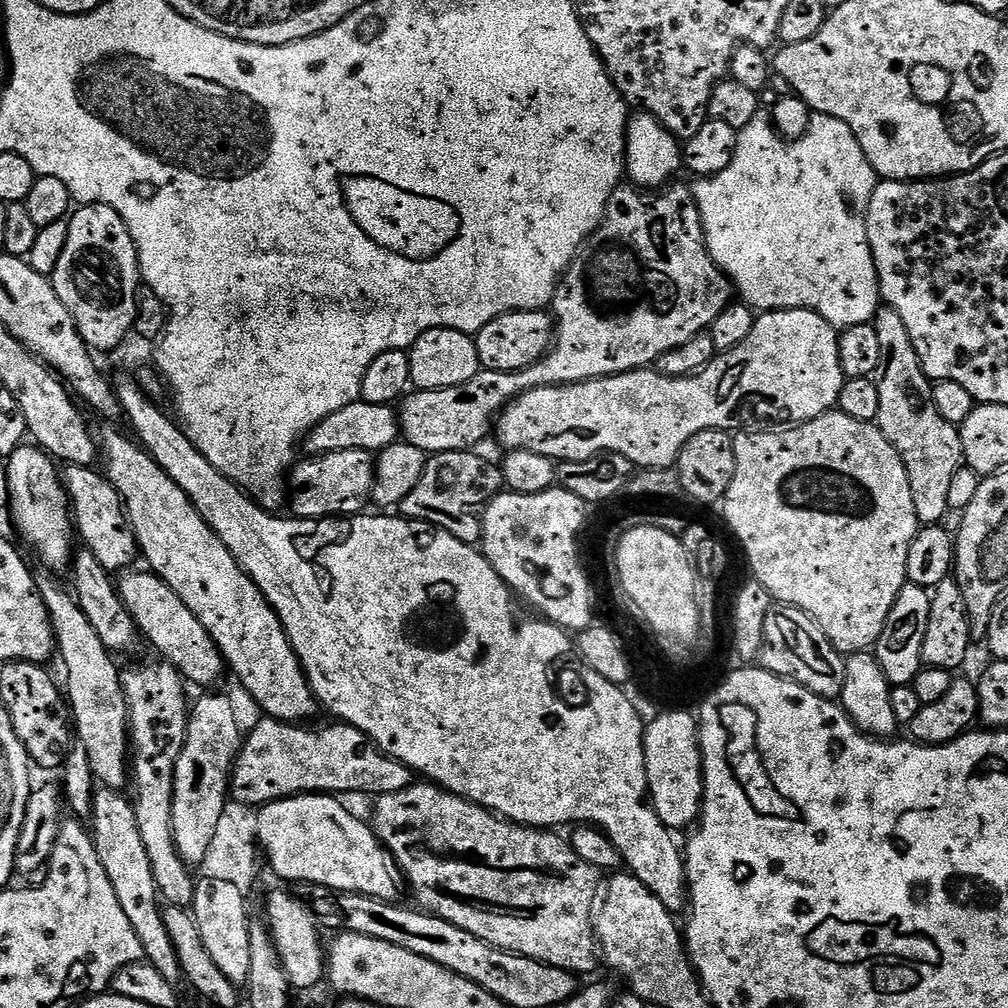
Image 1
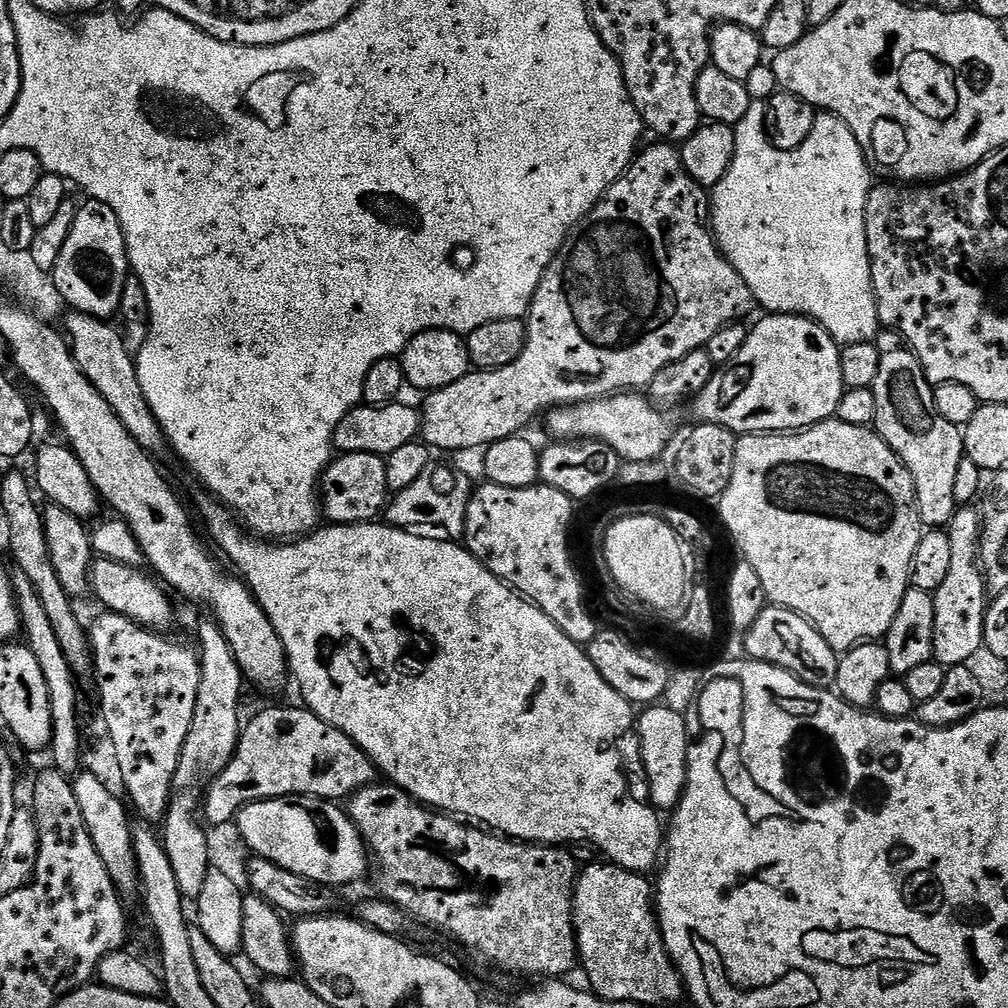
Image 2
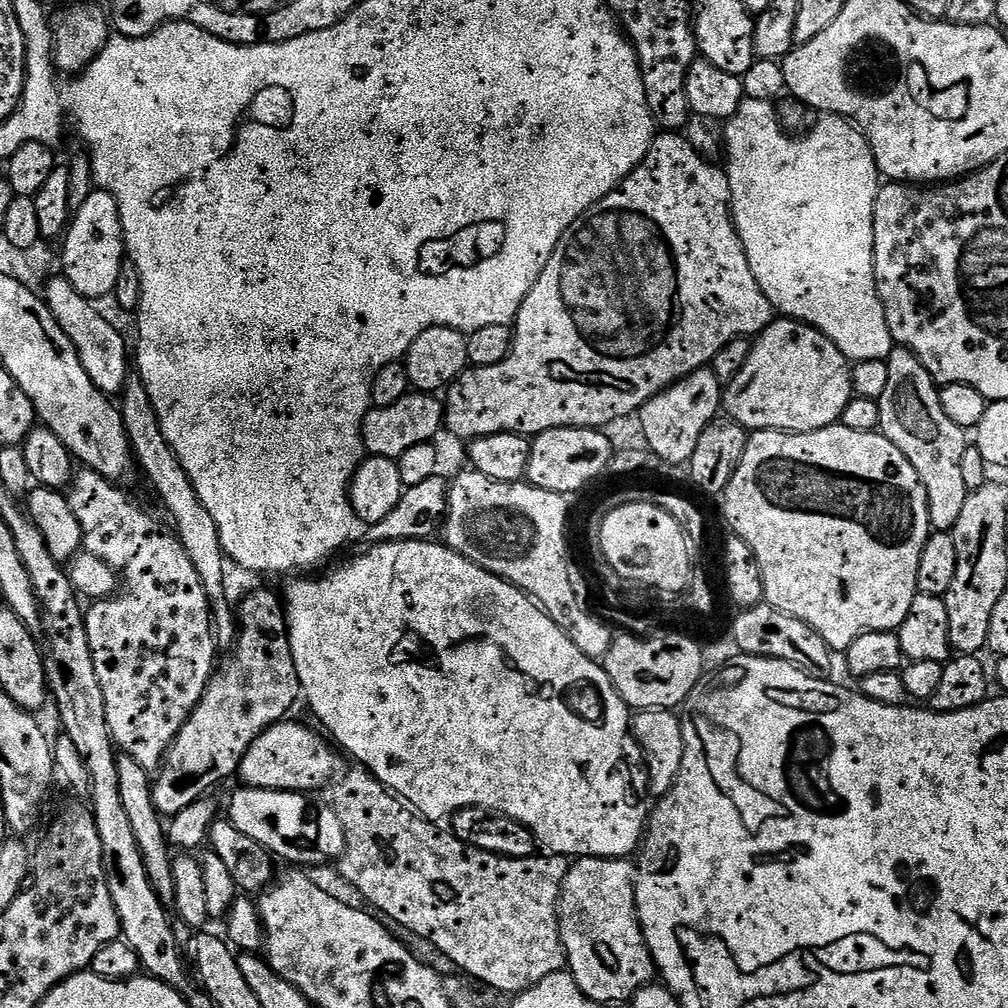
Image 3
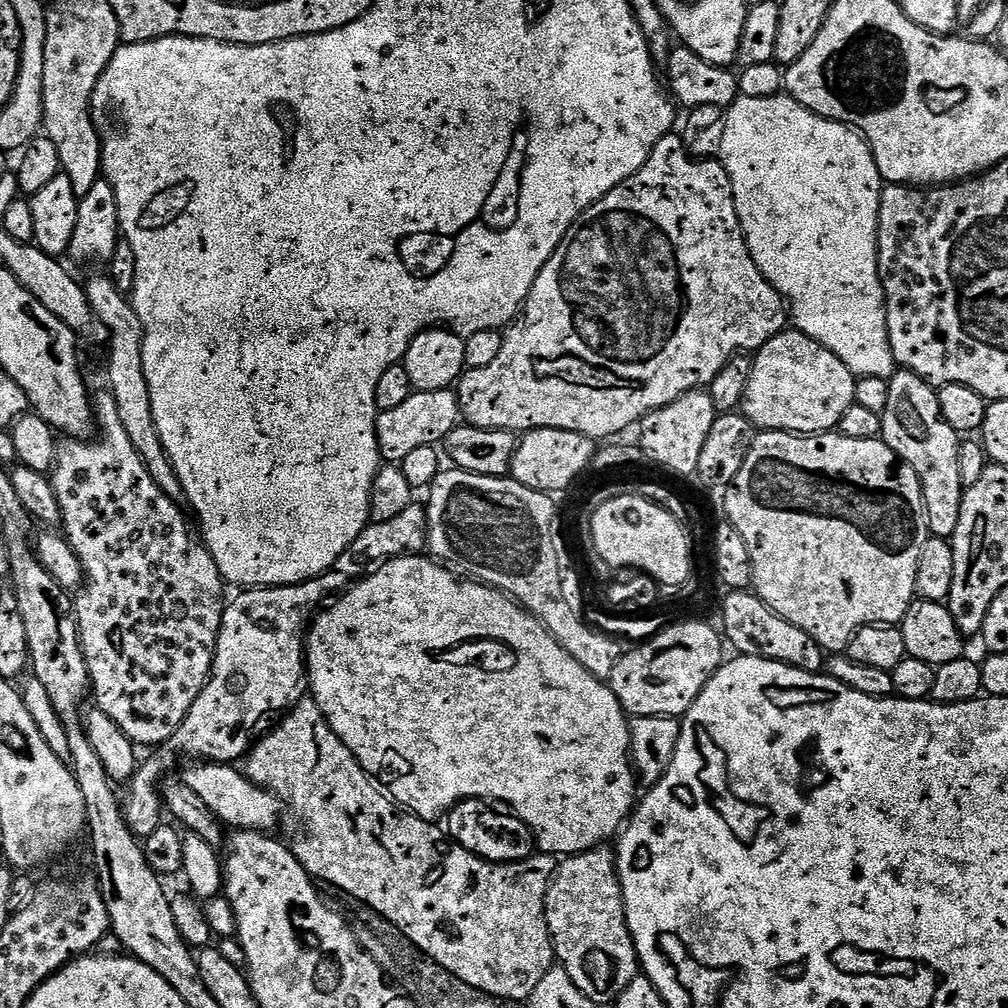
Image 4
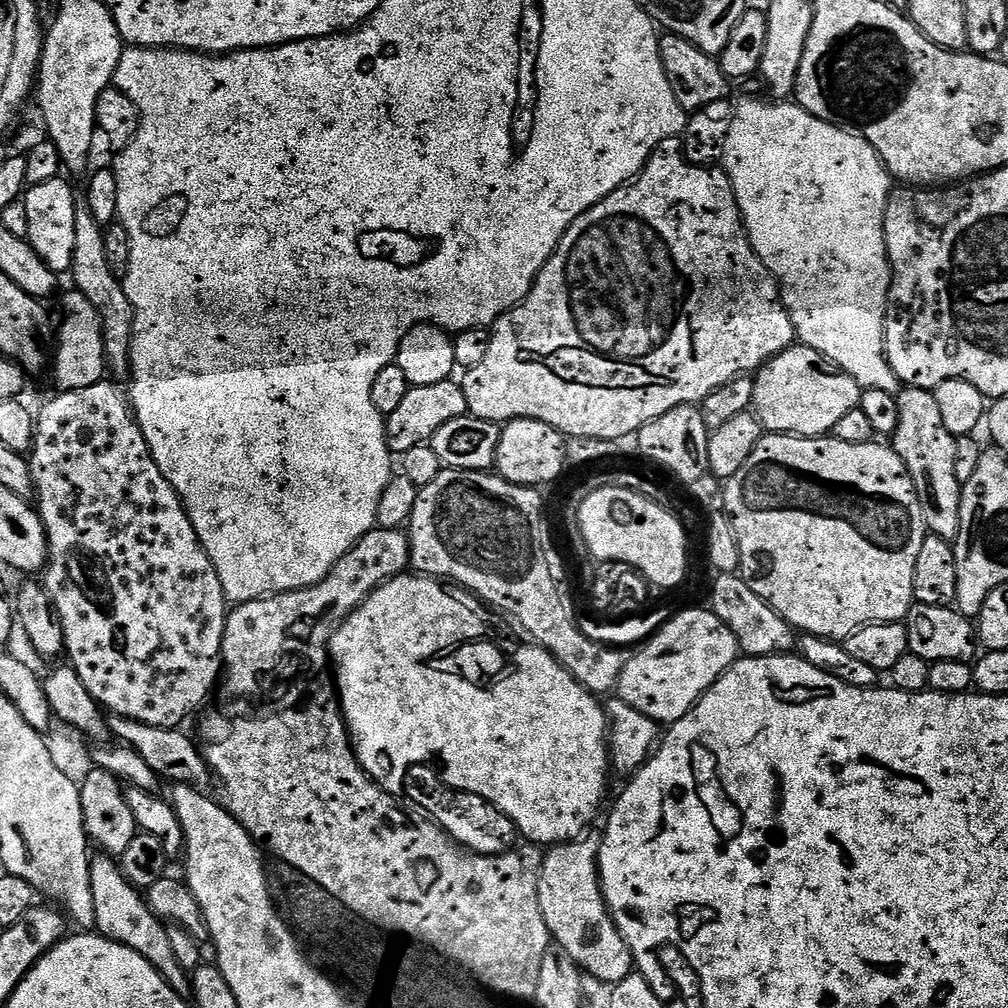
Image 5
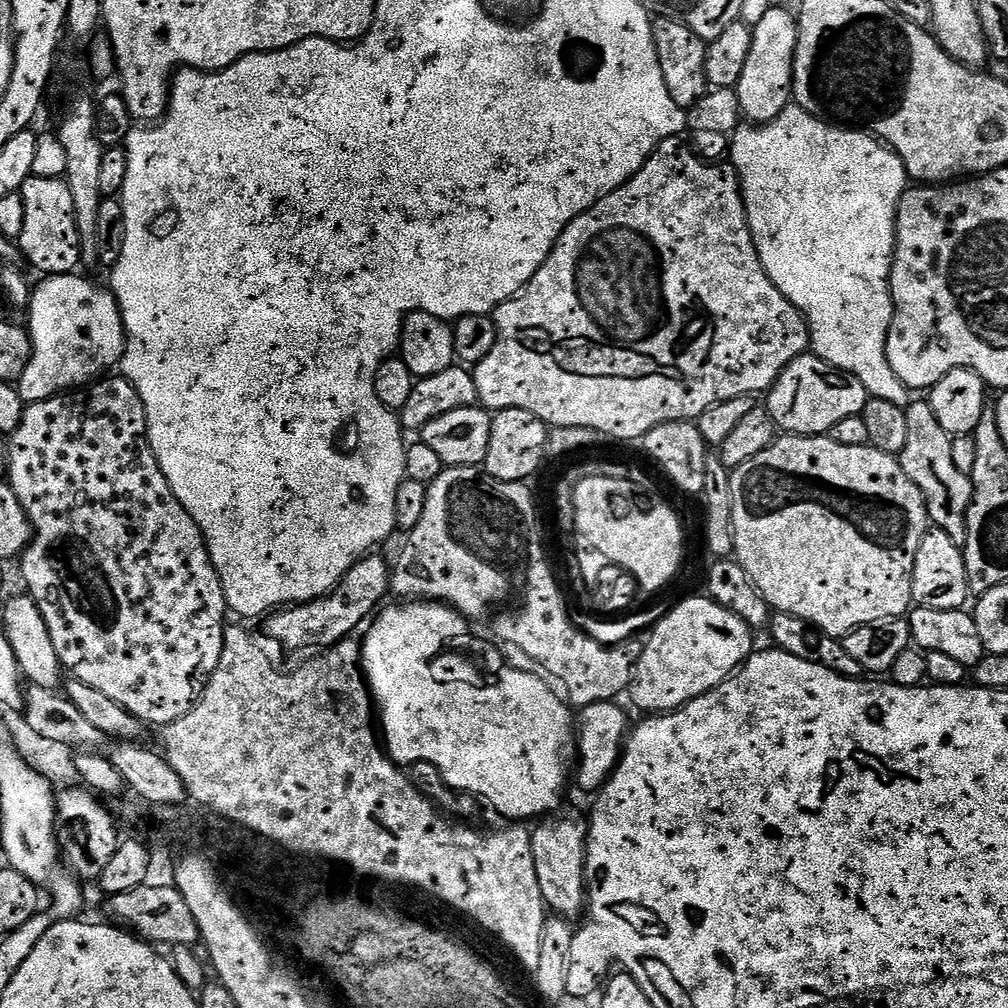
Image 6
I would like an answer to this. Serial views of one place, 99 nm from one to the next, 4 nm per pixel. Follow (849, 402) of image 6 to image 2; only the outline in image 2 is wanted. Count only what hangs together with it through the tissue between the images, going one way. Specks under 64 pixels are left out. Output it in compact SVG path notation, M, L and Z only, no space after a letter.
M768 314L751 325L742 350L729 364L717 367L710 382L691 401L690 407L701 424L717 424L737 434L791 434L831 420L846 391L840 361L841 345L821 324L807 316Z

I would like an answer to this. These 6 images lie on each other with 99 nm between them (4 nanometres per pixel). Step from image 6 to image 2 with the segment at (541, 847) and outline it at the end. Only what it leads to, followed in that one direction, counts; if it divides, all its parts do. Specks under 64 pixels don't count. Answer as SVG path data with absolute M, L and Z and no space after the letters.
M603 863L583 869L572 894L578 964L588 975L587 987L601 1000L634 1002L637 1006L678 1003L686 996L684 980L664 945L649 877Z

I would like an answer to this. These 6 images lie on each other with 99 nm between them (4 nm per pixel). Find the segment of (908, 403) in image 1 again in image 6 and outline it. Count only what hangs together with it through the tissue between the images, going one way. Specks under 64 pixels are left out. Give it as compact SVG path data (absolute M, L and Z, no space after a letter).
M920 398L908 405L906 409L906 427L910 430L906 437L906 446L898 457L902 470L918 486L928 511L928 519L935 527L946 530L954 542L963 545L968 533L968 511L972 501L972 478L962 474L954 466L952 454L952 437L934 418L934 410L927 399Z

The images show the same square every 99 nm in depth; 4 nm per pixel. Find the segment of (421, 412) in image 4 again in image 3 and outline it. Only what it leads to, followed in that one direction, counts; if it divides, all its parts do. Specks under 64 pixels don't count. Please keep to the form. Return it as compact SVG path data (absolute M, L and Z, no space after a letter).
M413 391L398 398L394 406L385 408L371 407L360 426L360 437L364 440L364 451L368 456L381 456L399 460L410 446L427 444L435 441L436 435L444 428L444 405L435 395L427 392Z

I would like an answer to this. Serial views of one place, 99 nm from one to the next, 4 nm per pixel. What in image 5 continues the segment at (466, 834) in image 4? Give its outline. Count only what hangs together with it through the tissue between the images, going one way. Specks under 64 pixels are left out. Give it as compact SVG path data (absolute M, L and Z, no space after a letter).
M412 764L404 775L403 795L408 796L419 807L419 811L439 824L448 836L468 851L482 853L484 856L498 856L517 845L516 824L508 816L486 803L480 795L450 787L433 765Z

